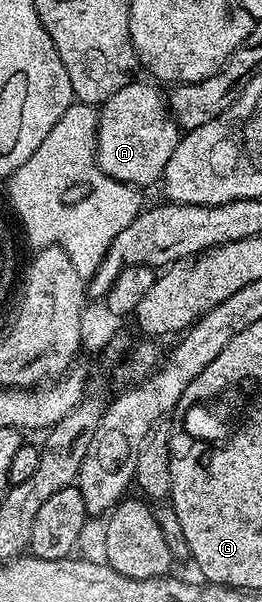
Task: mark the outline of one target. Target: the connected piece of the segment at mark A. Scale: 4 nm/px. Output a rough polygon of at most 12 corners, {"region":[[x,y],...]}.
{"region":[[133,82],[99,109],[96,161],[145,186],[182,135],[157,85]]}

